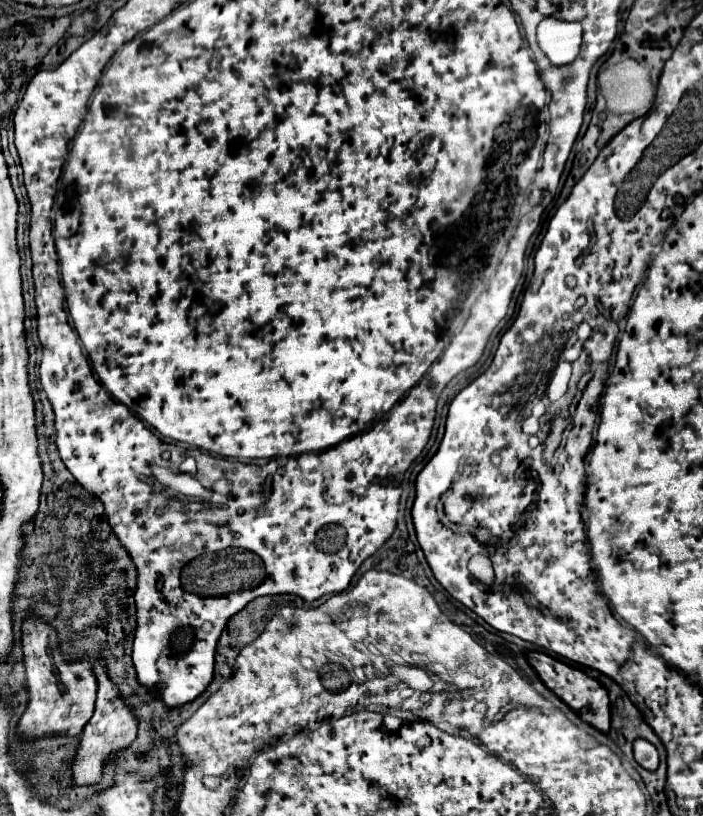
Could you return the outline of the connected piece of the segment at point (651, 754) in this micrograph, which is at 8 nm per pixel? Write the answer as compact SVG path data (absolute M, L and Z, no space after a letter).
M635 739L633 741L633 757L647 771L655 771L659 767L657 749L651 743L647 743L645 739Z

